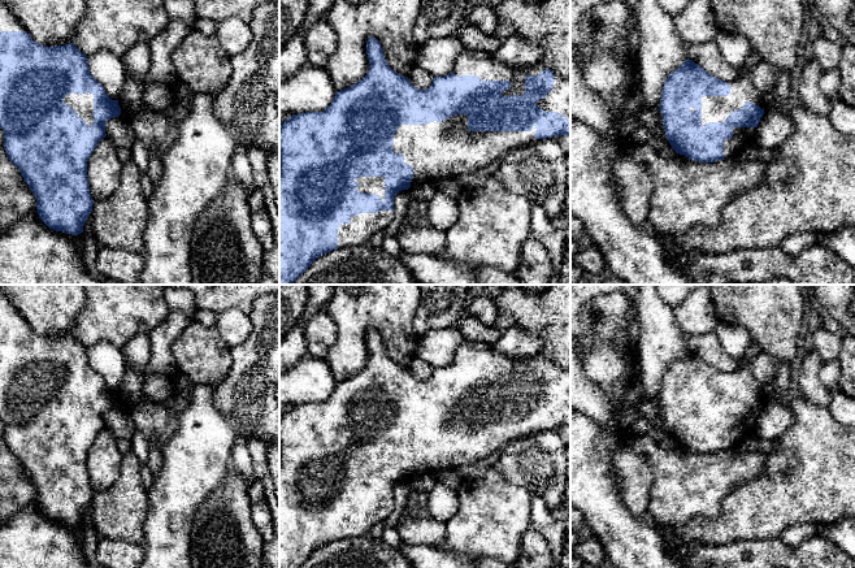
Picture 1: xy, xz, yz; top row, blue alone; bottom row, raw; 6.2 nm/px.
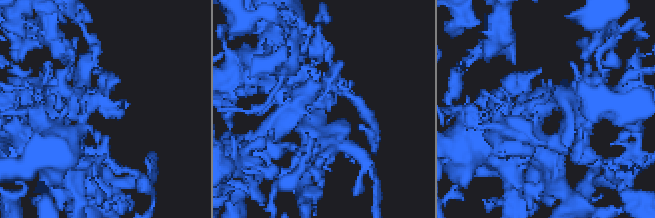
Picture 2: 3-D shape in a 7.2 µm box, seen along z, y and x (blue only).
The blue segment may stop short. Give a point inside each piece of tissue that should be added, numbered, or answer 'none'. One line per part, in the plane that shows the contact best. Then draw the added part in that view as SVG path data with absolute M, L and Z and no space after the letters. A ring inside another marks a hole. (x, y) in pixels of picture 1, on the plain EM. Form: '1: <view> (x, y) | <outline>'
1: xz (435, 442) | M456 406L440 415L434 412L425 416L400 416L394 425L392 439L413 459L411 477L422 472L435 474L443 469L473 464L511 441L541 432L534 429L535 421L533 417L530 422L469 422L468 407Z

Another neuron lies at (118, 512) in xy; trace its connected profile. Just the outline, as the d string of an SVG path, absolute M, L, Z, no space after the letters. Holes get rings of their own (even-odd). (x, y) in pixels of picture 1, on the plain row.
M133 451L122 455L117 481L107 490L94 493L91 521L100 538L143 545L148 494L140 465Z

